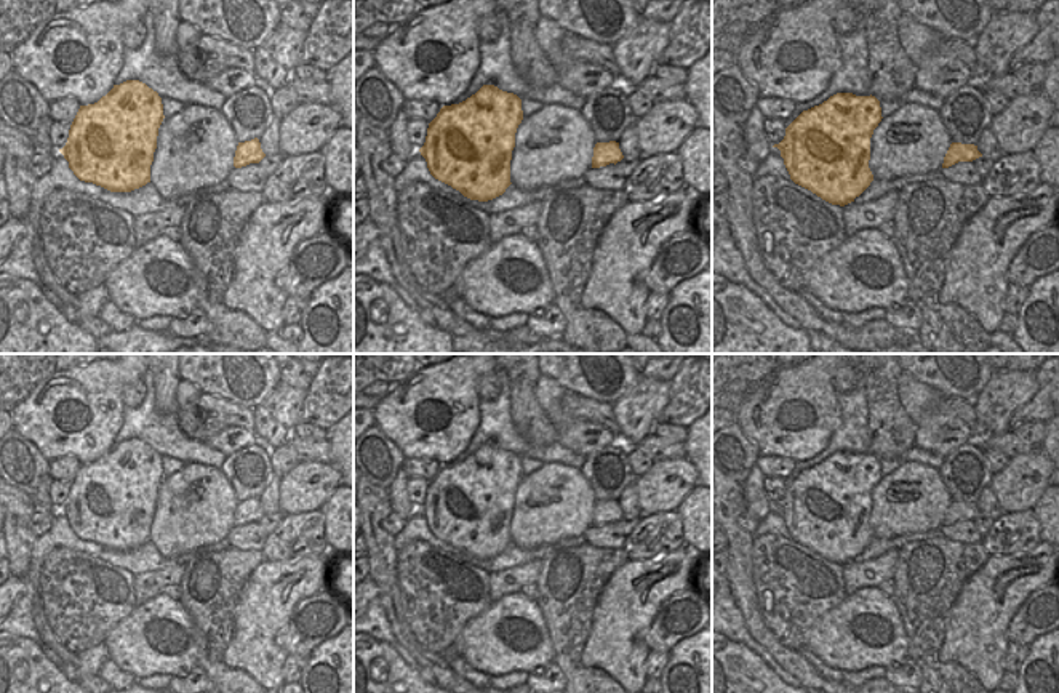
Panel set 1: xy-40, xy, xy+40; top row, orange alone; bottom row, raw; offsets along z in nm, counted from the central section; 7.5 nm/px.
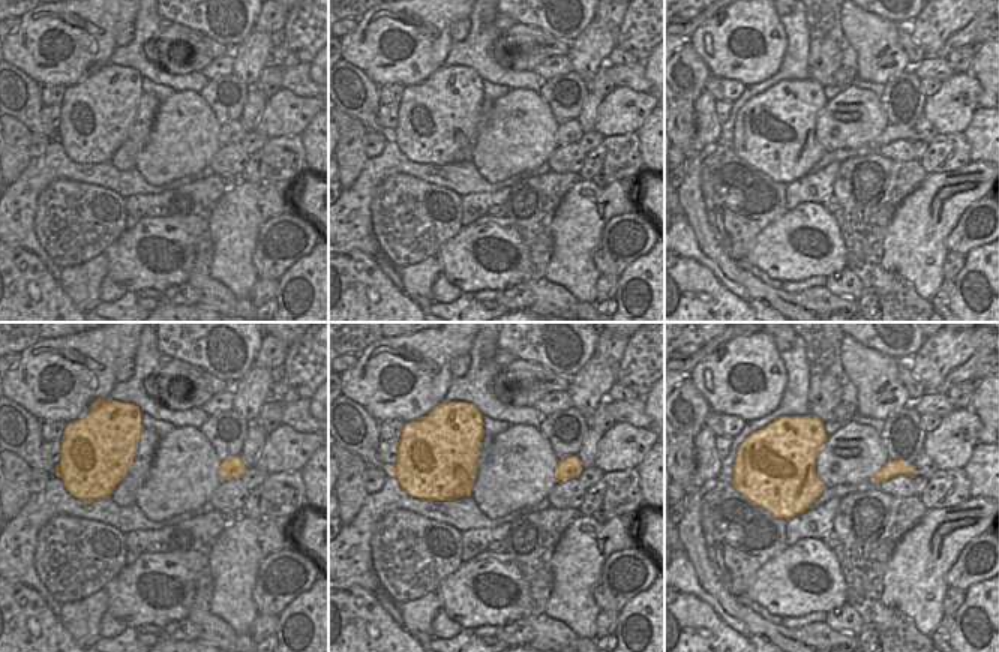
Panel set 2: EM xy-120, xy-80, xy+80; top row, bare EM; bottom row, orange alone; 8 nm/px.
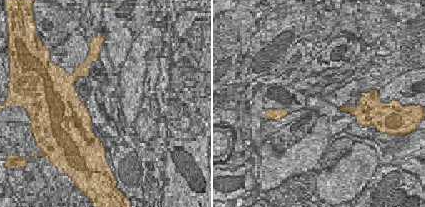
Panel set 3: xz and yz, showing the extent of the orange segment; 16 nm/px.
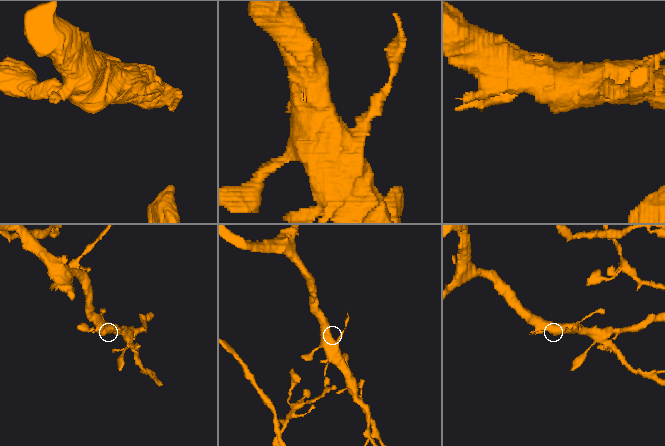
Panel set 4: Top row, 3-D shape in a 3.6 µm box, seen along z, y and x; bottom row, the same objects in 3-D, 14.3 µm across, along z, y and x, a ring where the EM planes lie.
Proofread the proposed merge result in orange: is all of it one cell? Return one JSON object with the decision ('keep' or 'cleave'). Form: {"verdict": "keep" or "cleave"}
{"verdict": "cleave"}

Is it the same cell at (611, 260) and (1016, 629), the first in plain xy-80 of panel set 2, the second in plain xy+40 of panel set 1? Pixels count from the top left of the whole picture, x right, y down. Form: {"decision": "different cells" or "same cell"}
{"decision": "same cell"}

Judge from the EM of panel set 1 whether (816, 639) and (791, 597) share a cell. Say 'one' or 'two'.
two

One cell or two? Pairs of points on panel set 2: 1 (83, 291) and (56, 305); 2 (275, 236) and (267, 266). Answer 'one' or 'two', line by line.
1: two
2: one

